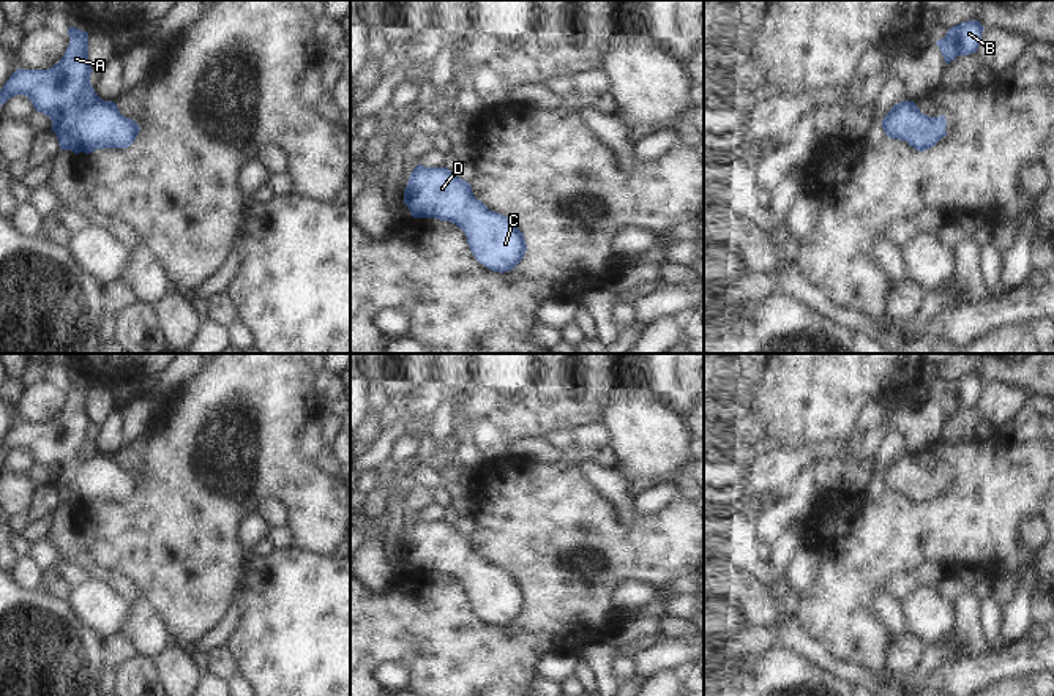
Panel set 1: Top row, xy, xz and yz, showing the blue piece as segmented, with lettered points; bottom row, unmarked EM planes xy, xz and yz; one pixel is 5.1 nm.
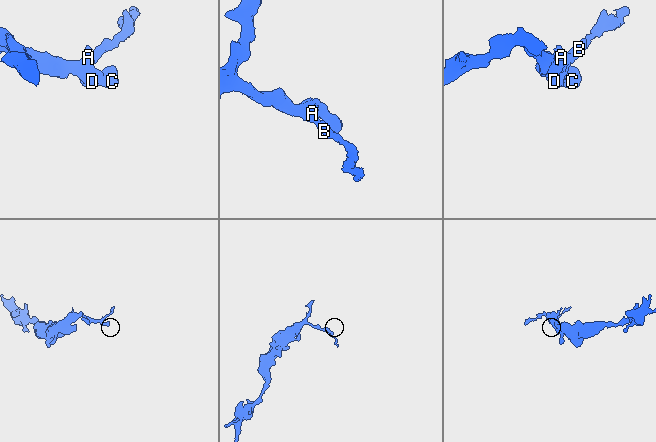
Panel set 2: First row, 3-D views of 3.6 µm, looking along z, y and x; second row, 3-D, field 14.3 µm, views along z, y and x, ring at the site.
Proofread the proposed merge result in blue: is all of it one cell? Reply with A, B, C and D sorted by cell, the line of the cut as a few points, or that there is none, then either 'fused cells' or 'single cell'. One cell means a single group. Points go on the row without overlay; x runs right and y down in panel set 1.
A B C D; no cut; single cell

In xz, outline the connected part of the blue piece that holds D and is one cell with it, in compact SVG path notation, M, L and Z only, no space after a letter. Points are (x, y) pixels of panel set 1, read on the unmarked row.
M418 518L404 543L413 571L456 578L467 590L475 612L492 625L510 625L524 611L524 587L503 568L491 565L473 549L470 537L447 521Z

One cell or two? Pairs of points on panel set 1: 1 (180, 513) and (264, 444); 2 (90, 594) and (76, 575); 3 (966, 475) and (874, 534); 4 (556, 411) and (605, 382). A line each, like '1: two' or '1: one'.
1: one
2: two
3: one
4: one

